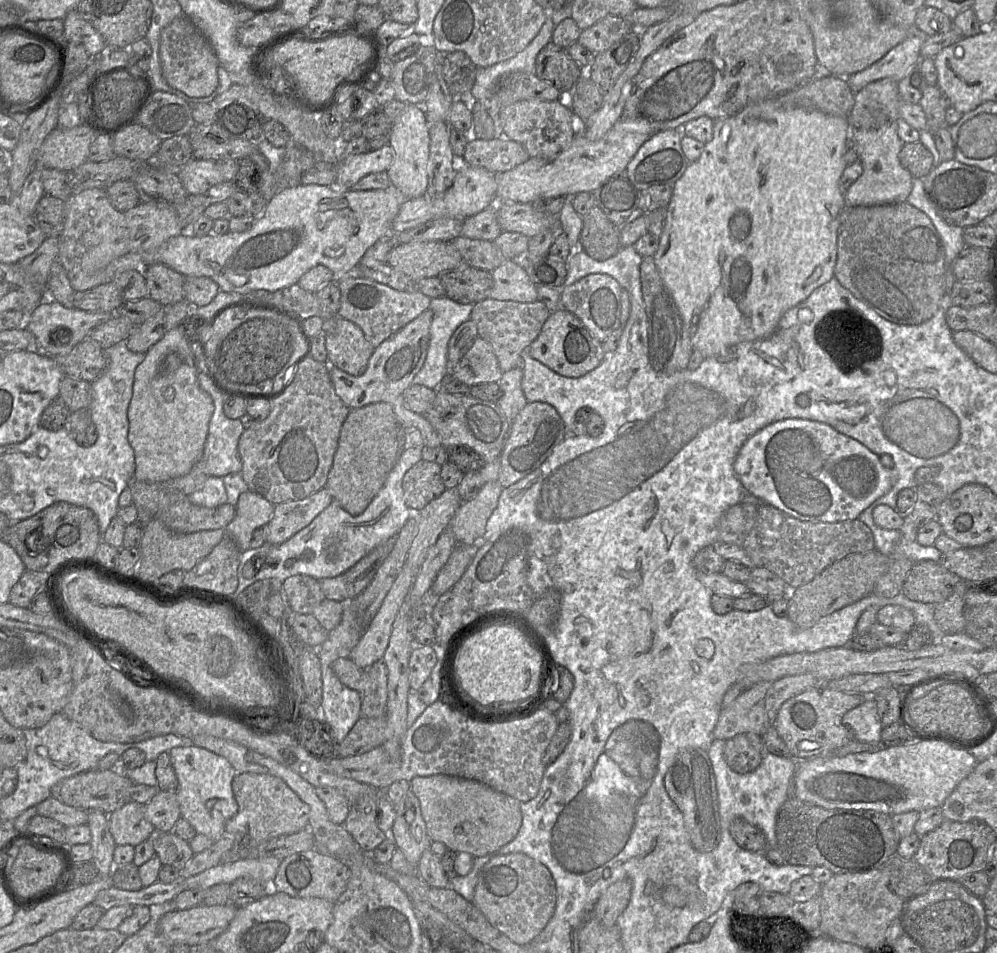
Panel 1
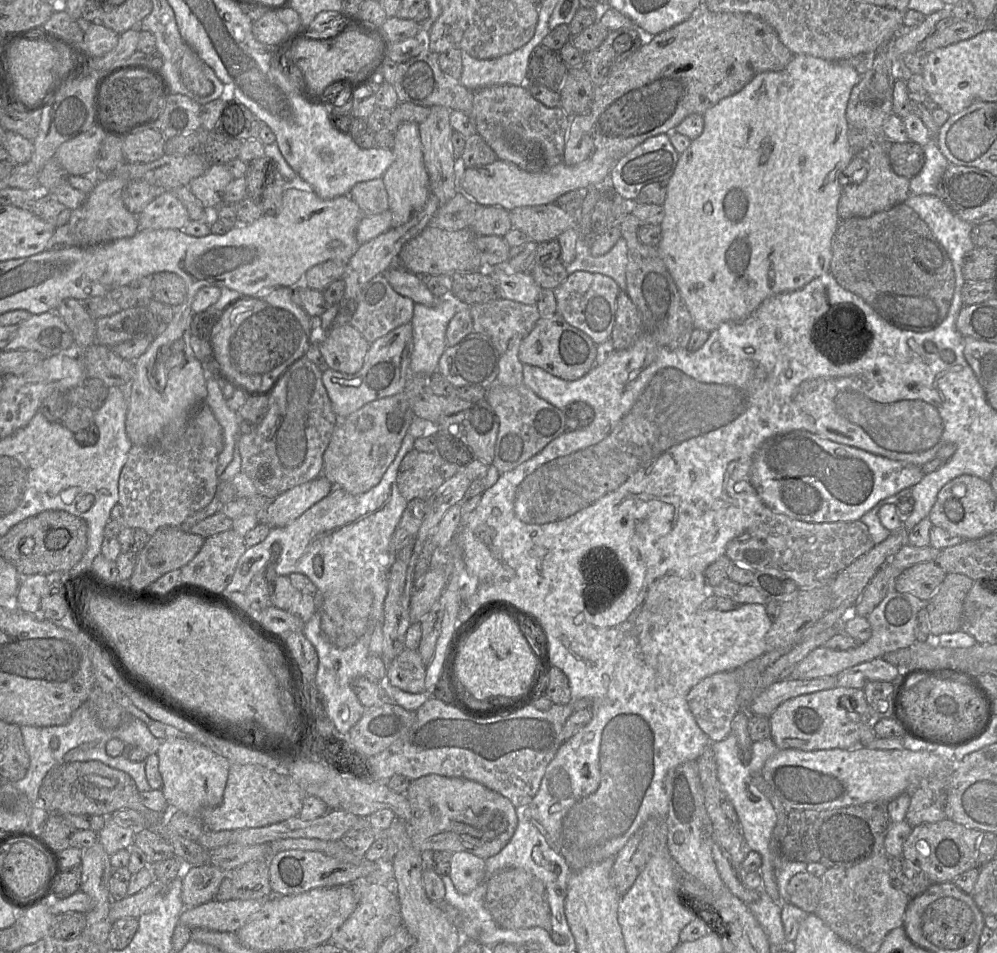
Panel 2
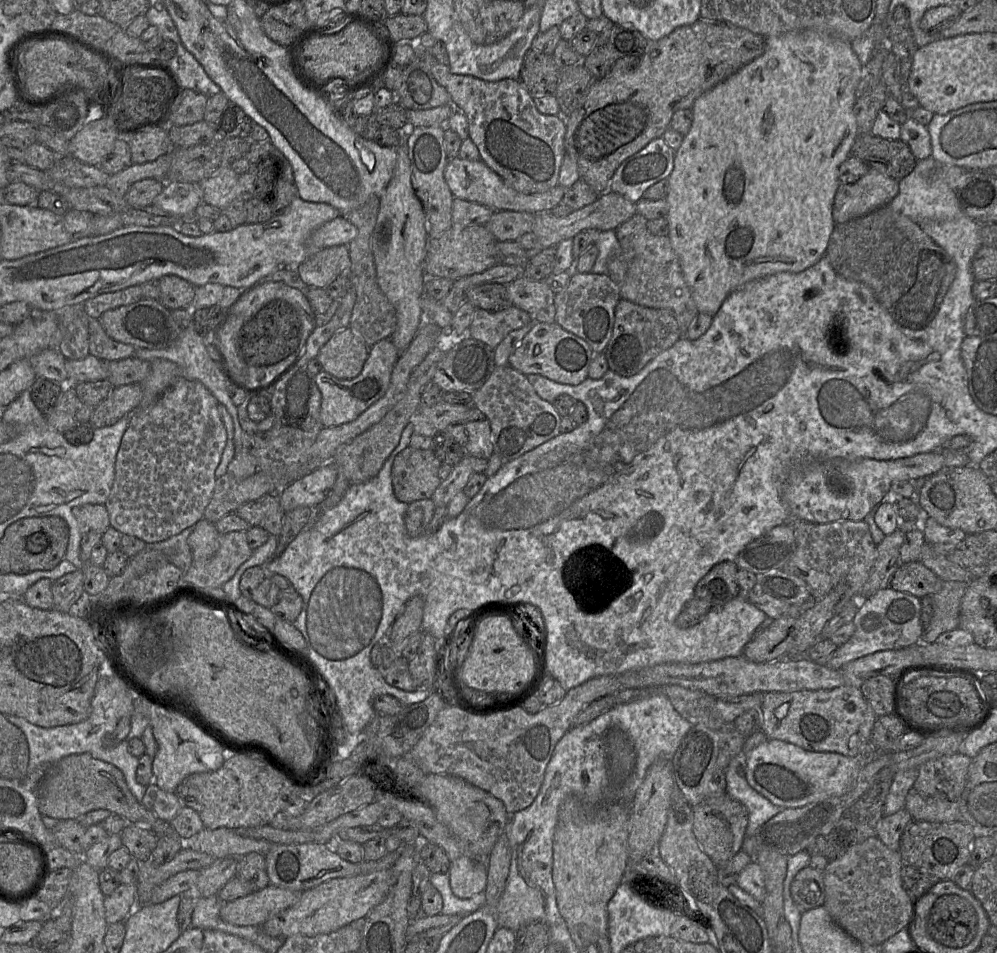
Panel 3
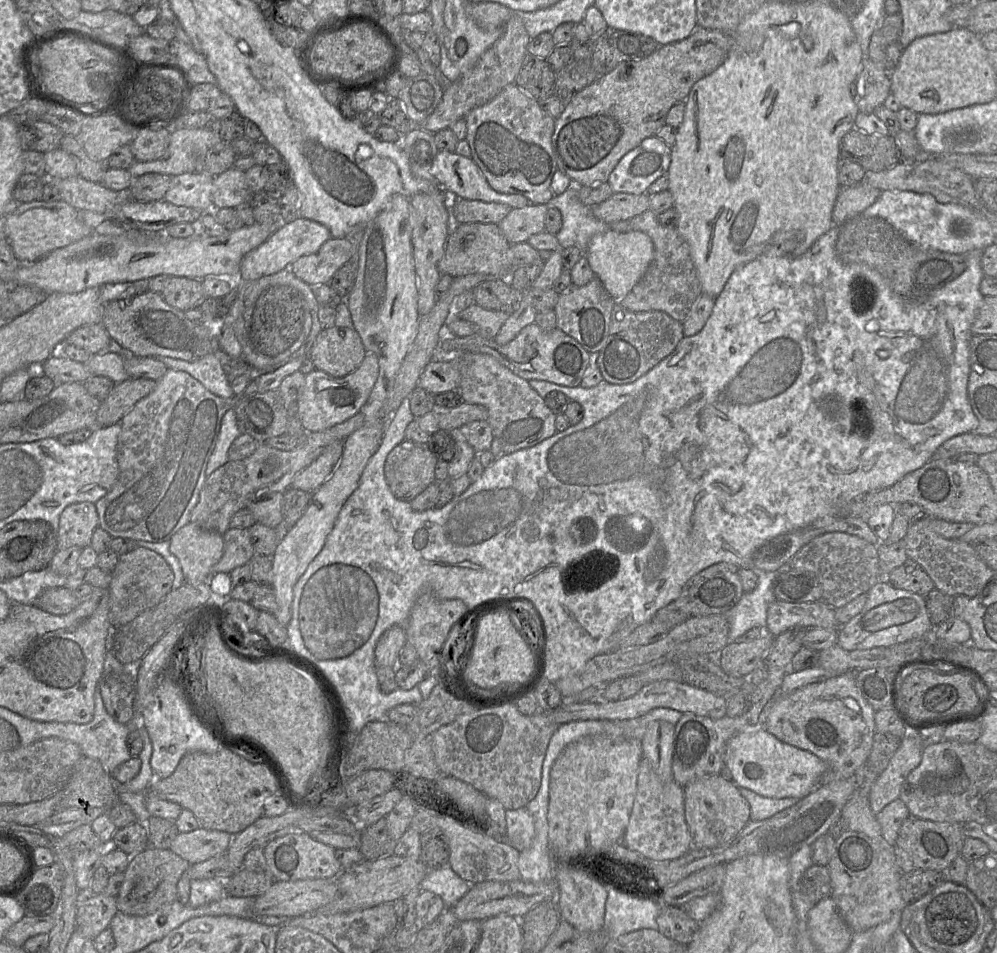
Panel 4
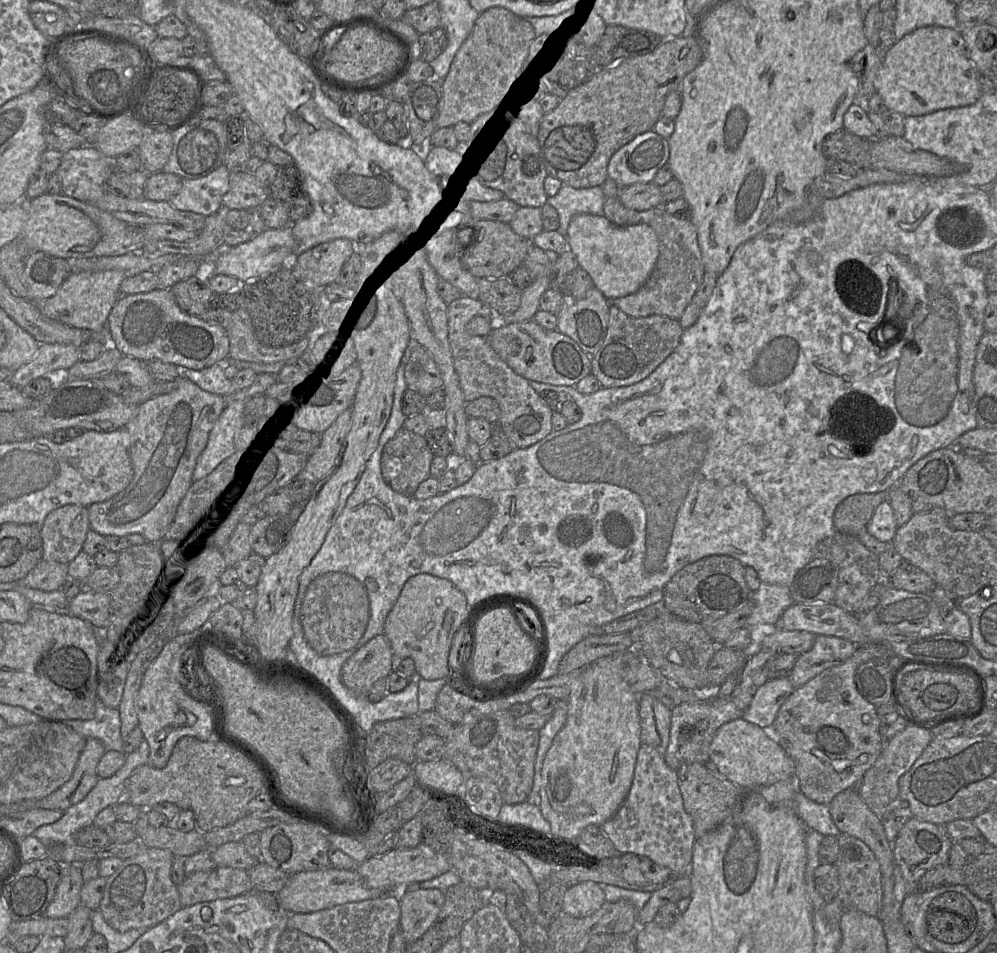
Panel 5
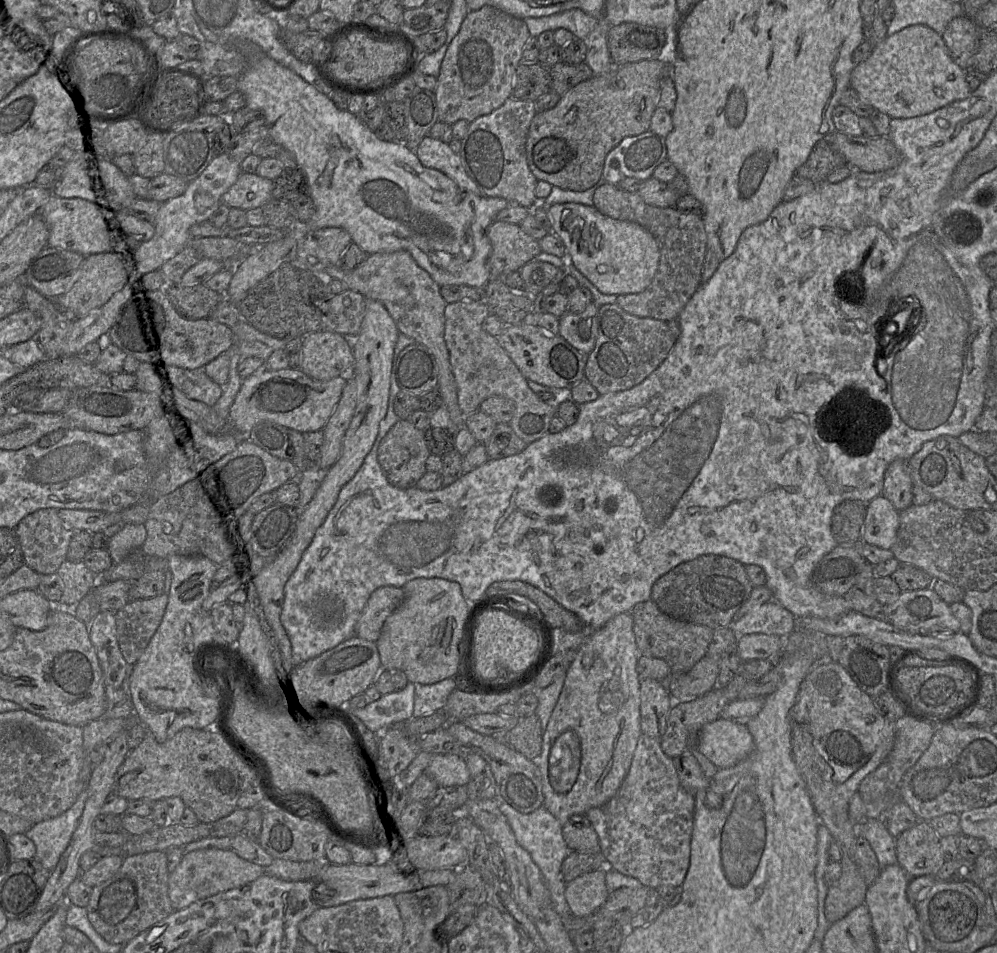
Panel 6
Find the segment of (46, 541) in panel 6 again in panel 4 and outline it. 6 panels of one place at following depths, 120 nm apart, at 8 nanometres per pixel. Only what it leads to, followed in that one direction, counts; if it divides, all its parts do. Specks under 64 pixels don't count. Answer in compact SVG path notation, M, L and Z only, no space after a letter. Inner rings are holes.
M81 502L67 506L59 517L56 532L58 551L73 546L80 548L90 546L98 522L94 503Z

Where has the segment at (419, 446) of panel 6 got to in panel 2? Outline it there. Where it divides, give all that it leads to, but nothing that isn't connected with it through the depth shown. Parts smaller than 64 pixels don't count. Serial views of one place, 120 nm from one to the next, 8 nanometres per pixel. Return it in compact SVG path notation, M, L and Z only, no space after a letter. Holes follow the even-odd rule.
M409 451L402 459L398 474L397 487L407 501L420 499L426 501L443 484L440 466L442 457L435 453Z

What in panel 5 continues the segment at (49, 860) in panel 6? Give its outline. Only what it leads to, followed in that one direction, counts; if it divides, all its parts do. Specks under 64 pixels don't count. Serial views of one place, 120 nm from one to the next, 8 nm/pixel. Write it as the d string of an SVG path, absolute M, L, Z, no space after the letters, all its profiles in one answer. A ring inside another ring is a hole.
M143 740L134 752L126 755L125 764L113 776L109 778L100 778L83 800L63 811L61 818L56 822L37 828L33 836L41 841L46 847L51 844L76 844L74 842L74 835L79 830L93 825L96 815L101 810L110 805L116 805L125 798L125 780L131 775L136 767L148 763L149 753L148 743Z

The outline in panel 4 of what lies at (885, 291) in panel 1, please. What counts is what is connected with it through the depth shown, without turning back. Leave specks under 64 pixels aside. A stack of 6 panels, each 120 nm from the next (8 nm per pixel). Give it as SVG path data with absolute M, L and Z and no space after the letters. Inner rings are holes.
M858 215L839 226L835 252L844 264L861 263L878 271L895 293L912 304L921 304L967 268L967 253L925 249L909 241L888 221Z

